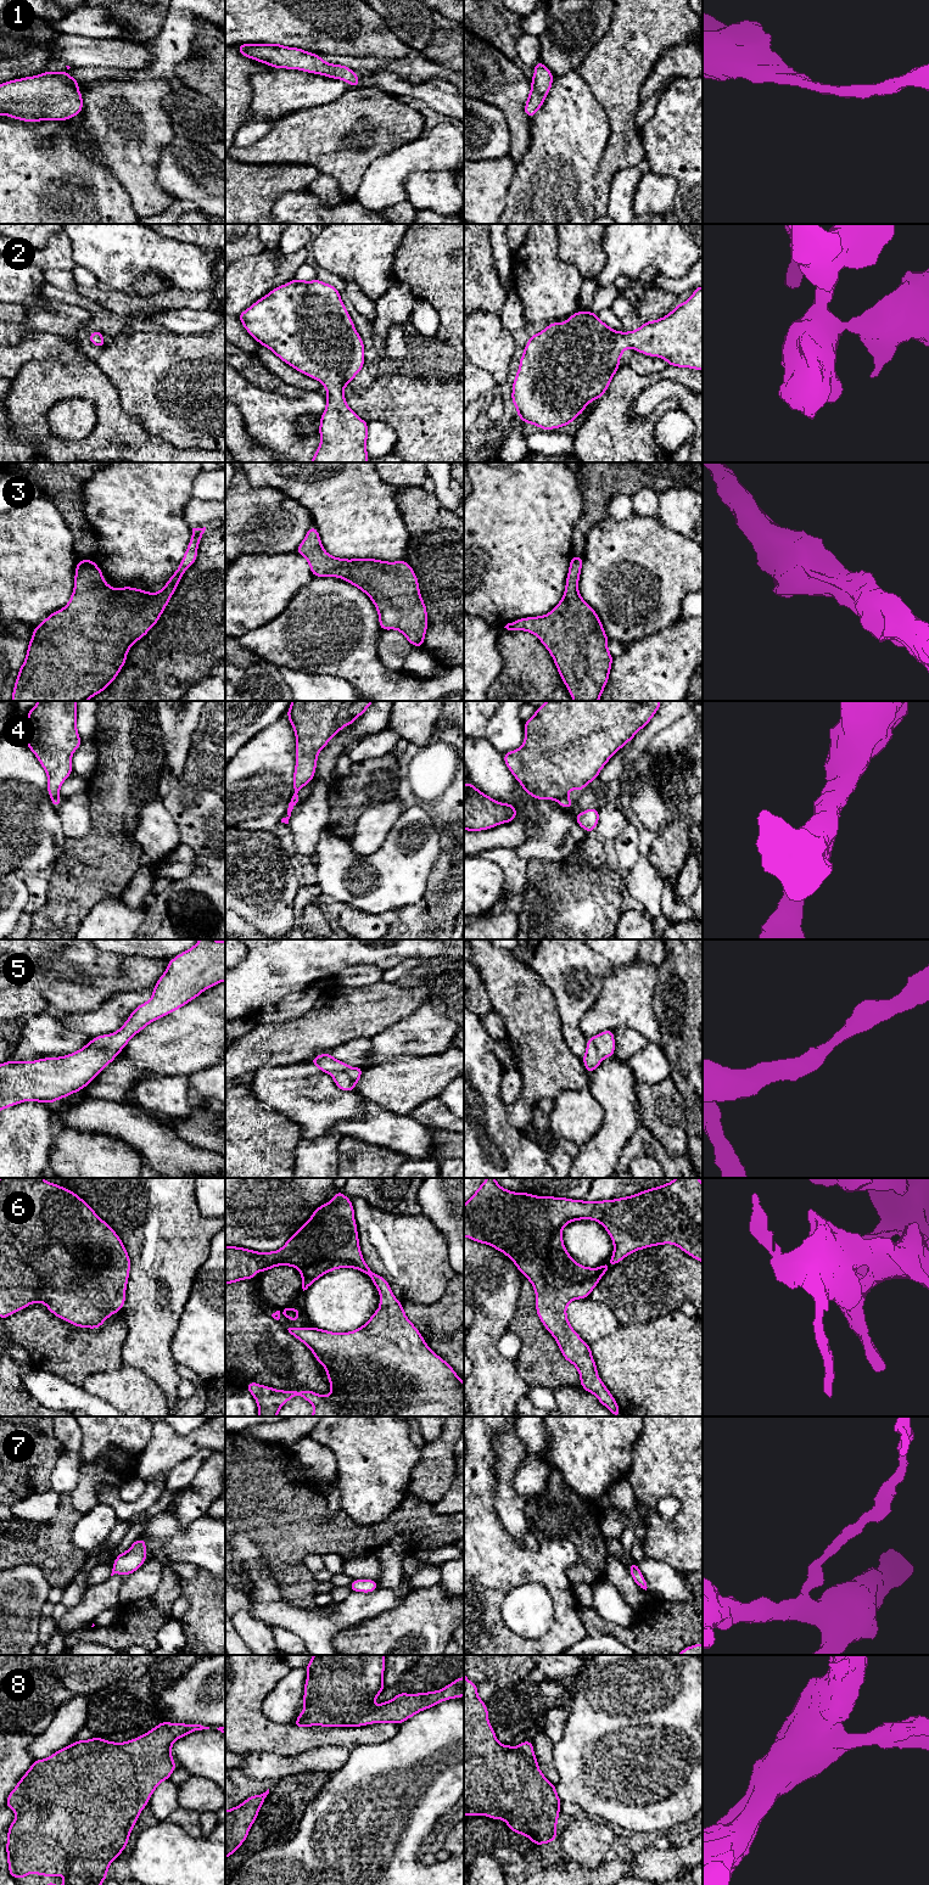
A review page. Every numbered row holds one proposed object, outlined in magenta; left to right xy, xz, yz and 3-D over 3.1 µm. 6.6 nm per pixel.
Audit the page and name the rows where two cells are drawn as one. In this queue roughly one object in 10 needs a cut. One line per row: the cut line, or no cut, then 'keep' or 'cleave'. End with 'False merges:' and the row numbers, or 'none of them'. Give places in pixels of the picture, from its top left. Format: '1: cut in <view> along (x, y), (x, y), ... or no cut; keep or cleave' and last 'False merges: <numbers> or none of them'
1: no cut; keep
2: no cut; keep
3: no cut; keep
4: cut in yz along (565, 796), (558, 800); cleave
5: no cut; keep
6: no cut; keep
7: no cut; keep
8: no cut; keep
False merges: 4

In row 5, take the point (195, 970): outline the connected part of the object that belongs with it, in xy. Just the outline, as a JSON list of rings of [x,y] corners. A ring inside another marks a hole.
[[[200,939],[168,961],[152,989],[152,998],[136,1006],[114,1033],[97,1036],[66,1056],[0,1064],[0,1111],[23,1101],[52,1104],[82,1090],[149,1023],[224,981],[225,941]]]

